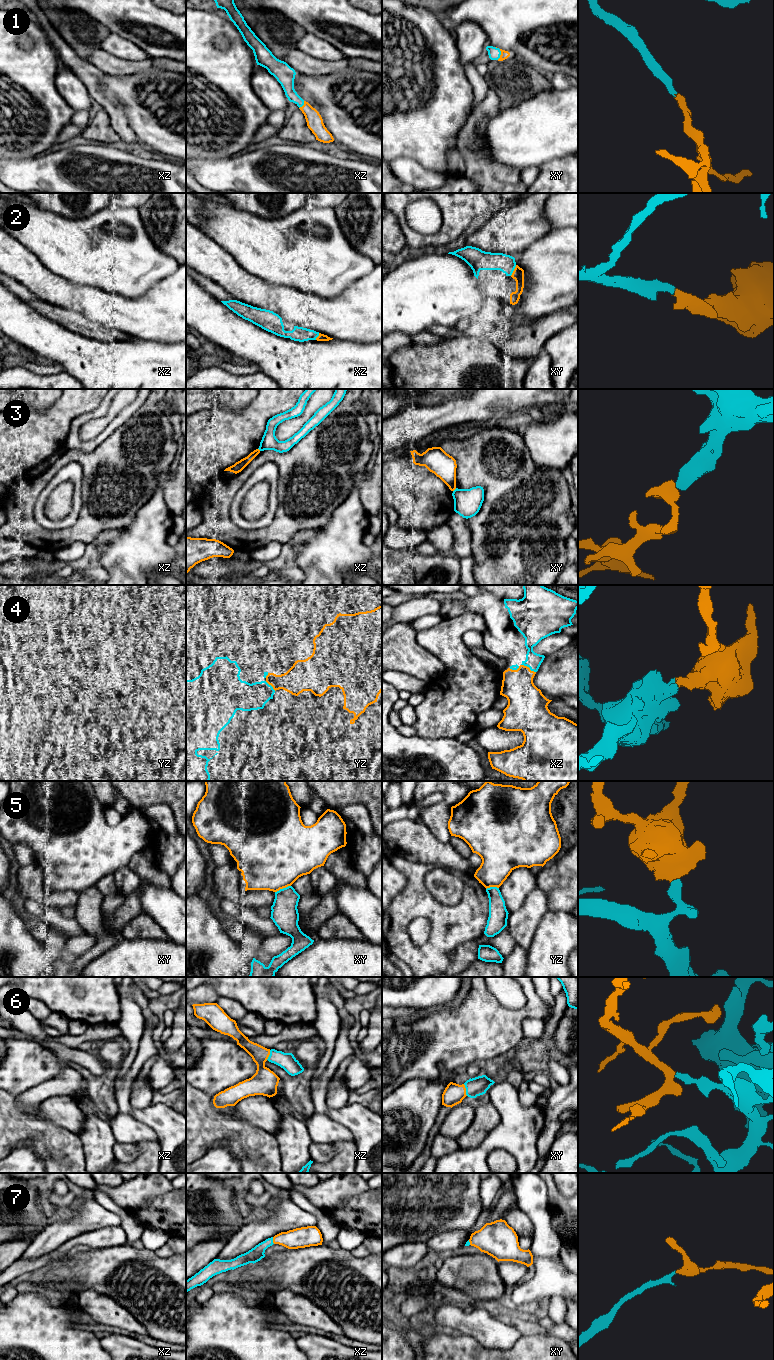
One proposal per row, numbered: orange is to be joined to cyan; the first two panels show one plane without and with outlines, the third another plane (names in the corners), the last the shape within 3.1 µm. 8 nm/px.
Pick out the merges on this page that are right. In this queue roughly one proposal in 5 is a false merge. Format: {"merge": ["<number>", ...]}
{"merge": ["1", "2", "4", "6", "7"]}

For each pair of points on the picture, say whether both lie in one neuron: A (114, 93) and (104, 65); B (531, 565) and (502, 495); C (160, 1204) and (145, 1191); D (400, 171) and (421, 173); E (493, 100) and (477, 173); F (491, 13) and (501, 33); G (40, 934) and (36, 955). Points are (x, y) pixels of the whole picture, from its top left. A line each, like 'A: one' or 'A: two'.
A: two
B: one
C: two
D: one
E: one
F: one
G: two

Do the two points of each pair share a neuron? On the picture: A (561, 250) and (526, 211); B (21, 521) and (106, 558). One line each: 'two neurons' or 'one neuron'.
A: two neurons
B: two neurons

